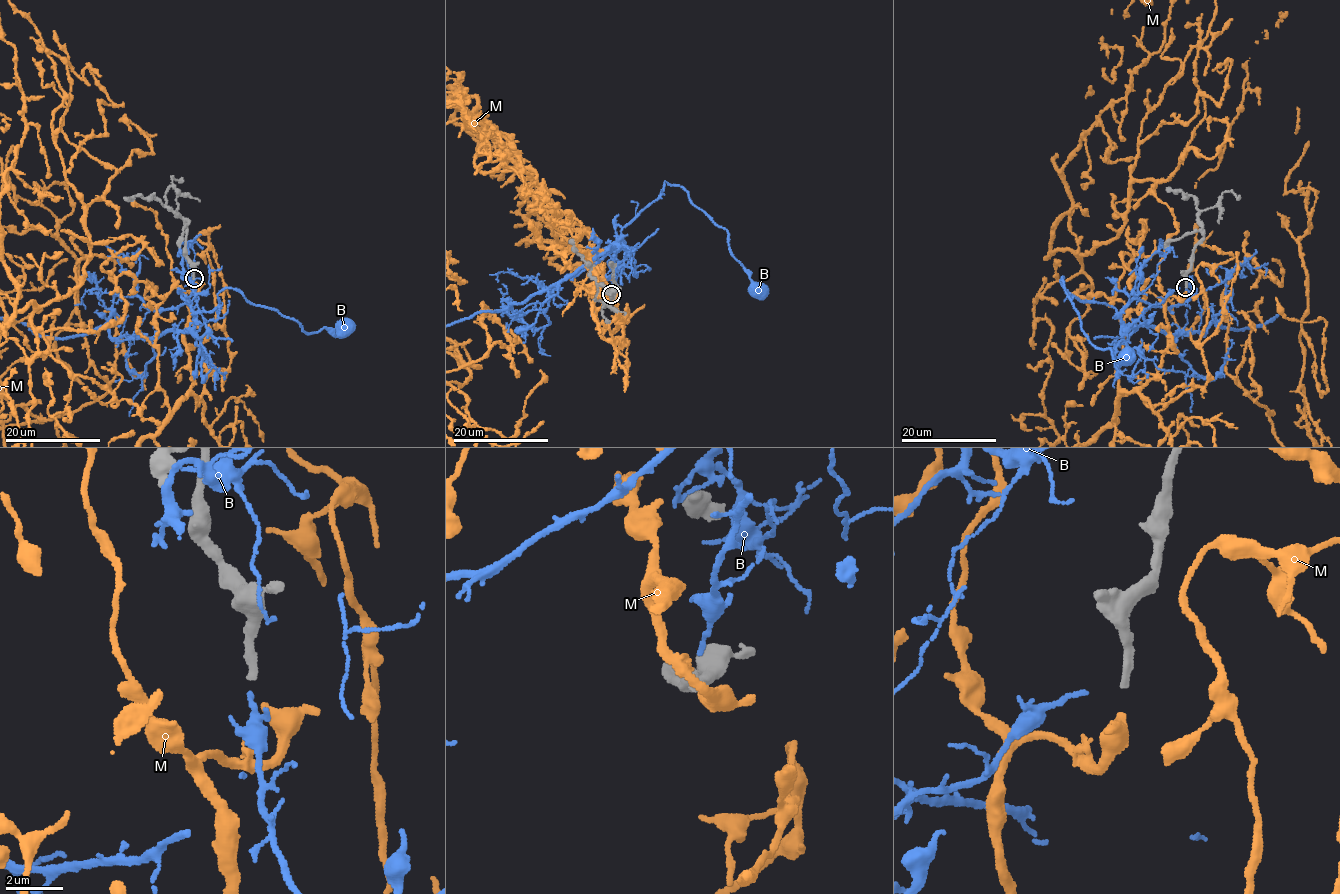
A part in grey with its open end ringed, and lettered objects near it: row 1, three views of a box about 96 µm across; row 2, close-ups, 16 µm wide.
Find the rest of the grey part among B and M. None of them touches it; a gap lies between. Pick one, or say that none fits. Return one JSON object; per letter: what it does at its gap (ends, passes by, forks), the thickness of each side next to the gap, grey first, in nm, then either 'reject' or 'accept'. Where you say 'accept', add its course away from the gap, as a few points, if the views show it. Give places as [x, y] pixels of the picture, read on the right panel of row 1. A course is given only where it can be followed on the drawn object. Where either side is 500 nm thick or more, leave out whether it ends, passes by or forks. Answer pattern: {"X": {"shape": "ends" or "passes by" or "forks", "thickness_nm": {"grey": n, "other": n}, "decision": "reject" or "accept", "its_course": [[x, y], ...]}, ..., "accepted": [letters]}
{"B": {"shape": "ends", "thickness_nm": {"grey": 280, "other": 160}, "decision": "reject"}, "M": {"shape": "ends", "thickness_nm": {"grey": 280, "other": 440}, "decision": "accept"}, "accepted": ["M"]}

